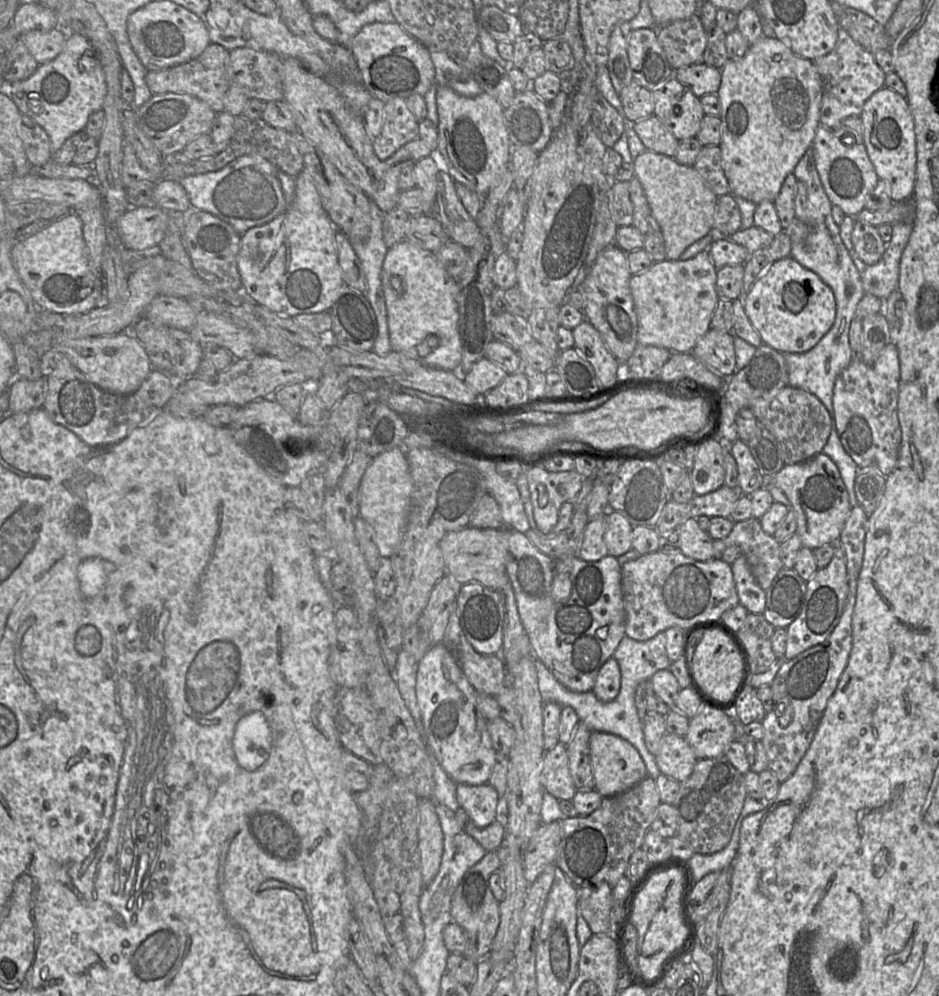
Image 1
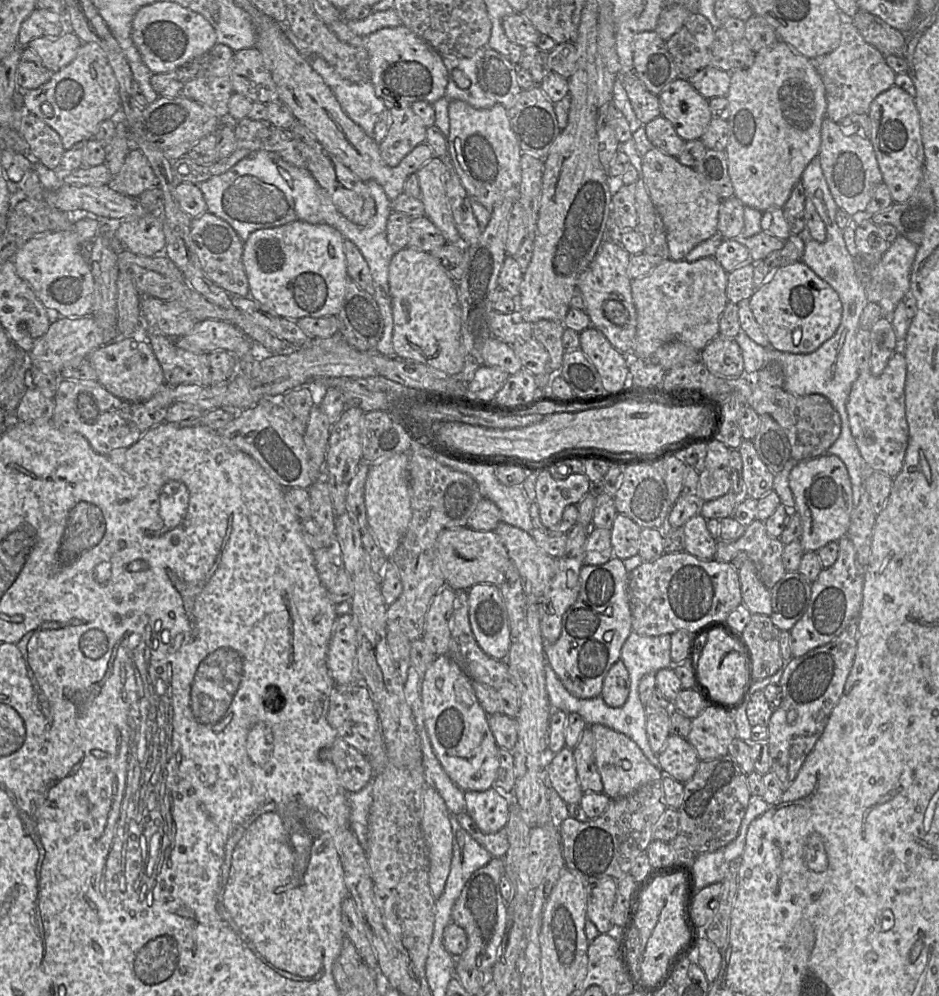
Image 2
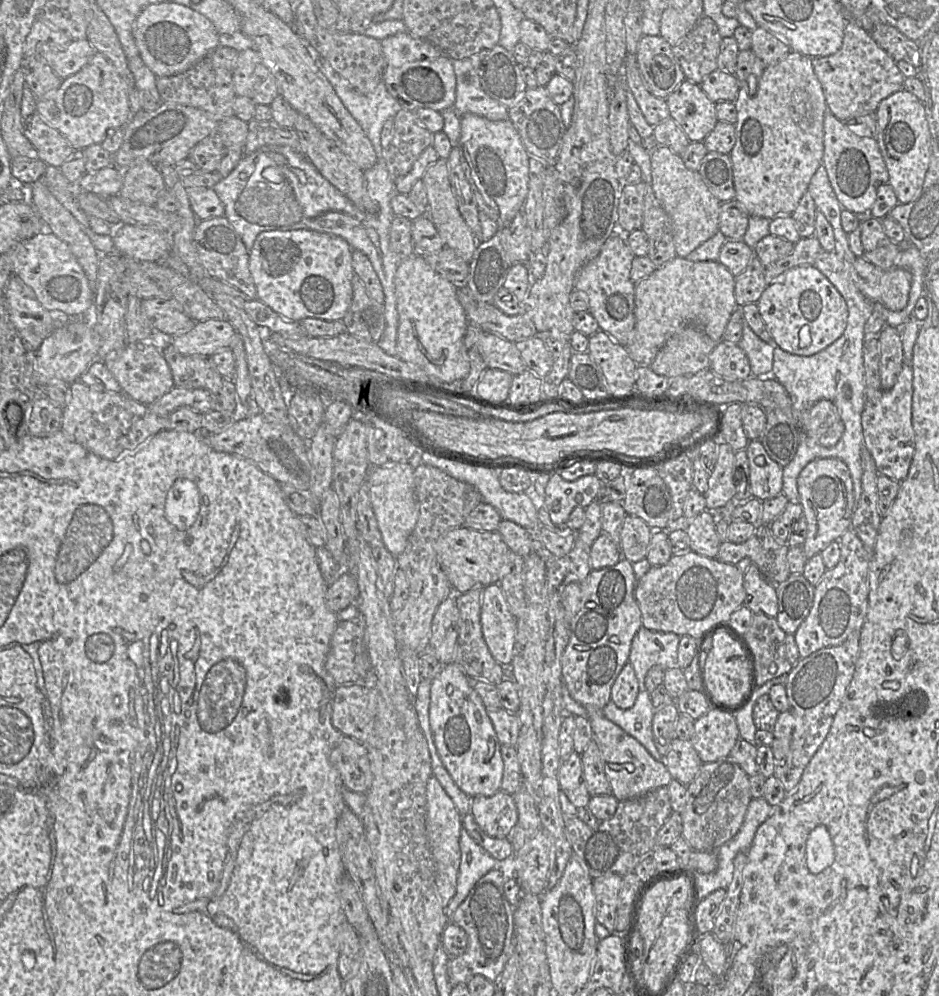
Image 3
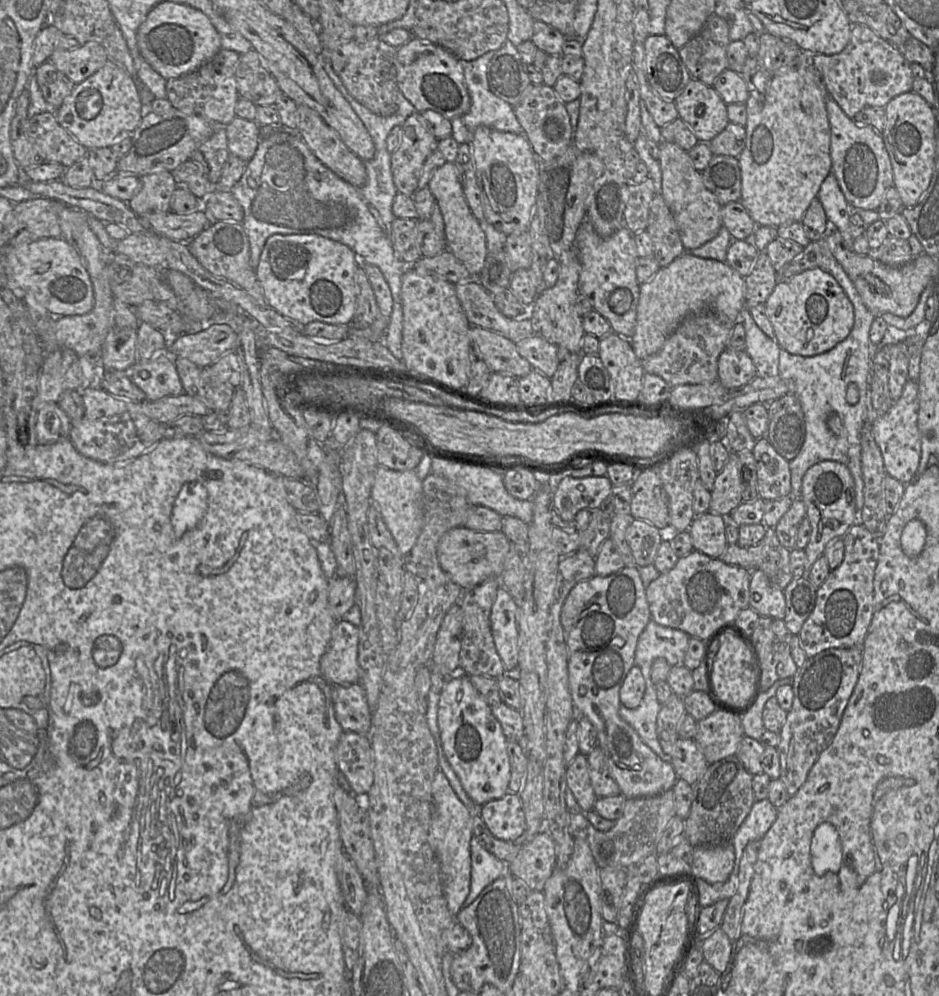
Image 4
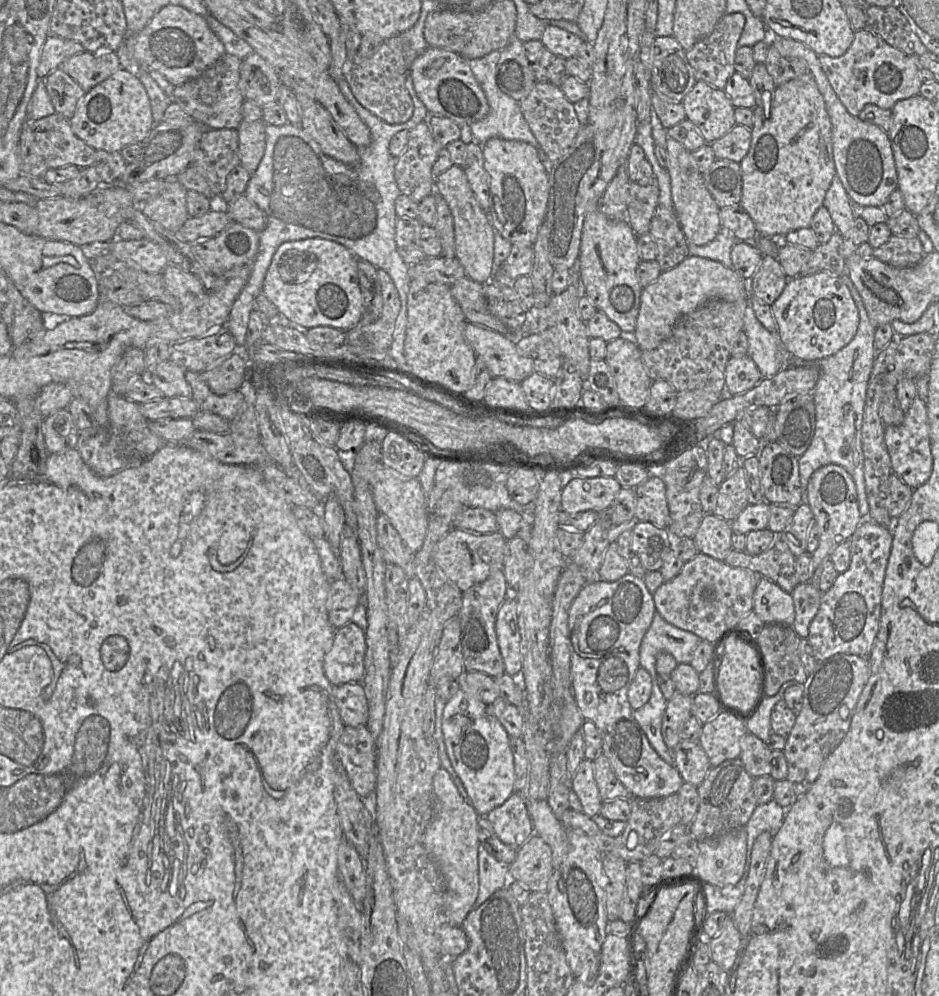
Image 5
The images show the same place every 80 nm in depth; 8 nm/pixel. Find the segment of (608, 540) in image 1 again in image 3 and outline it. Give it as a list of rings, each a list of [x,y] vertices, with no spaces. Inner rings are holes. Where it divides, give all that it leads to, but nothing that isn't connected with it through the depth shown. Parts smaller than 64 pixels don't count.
[[[626,515],[621,530],[622,557],[631,563],[646,559],[652,533],[653,529],[643,519]]]

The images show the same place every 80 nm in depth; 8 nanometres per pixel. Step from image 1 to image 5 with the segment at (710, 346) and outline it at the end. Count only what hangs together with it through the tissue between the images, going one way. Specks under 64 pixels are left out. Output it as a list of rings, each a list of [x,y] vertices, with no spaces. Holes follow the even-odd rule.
[[[749,356],[730,357],[725,368],[726,393],[732,396],[745,393],[755,387],[762,378]]]

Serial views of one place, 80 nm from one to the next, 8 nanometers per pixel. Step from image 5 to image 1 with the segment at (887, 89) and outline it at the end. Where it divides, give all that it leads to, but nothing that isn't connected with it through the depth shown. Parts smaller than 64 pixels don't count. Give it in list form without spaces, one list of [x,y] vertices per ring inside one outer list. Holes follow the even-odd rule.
[[[839,28],[835,47],[827,54],[812,59],[822,82],[820,125],[834,128],[844,118],[860,115],[865,102],[877,90],[885,87],[886,73],[877,64],[874,55],[842,28]]]

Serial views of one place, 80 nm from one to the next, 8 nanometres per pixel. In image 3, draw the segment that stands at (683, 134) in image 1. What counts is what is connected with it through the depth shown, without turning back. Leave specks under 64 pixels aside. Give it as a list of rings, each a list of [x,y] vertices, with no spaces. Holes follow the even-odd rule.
[[[689,79],[666,98],[670,117],[683,129],[691,142],[704,141],[718,118],[716,102],[708,97],[700,84]]]

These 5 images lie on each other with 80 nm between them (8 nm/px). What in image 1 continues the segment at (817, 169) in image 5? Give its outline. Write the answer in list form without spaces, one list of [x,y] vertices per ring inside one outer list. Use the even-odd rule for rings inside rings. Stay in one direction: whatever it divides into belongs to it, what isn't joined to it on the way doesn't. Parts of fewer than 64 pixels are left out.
[[[763,35],[757,39],[746,55],[739,60],[729,59],[721,70],[721,85],[717,92],[721,103],[721,142],[719,148],[721,150],[722,168],[730,186],[730,195],[739,196],[756,205],[763,201],[774,202],[781,191],[783,183],[794,169],[803,155],[812,148],[817,128],[820,125],[820,106],[822,101],[822,82],[812,59],[802,58],[796,55],[787,45],[775,37]]]

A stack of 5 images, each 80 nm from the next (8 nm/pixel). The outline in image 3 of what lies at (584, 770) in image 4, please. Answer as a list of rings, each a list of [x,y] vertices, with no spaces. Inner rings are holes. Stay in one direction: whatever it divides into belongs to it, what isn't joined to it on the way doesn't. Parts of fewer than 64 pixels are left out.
[[[572,752],[567,760],[562,761],[558,770],[560,790],[576,808],[585,808],[591,798],[583,776],[580,754]]]

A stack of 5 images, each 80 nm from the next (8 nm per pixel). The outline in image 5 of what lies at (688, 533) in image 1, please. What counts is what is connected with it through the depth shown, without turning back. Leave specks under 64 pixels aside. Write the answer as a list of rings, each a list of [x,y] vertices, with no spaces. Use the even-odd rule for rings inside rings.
[[[706,513],[693,536],[698,552],[724,561],[731,552],[733,534],[731,523],[712,513]]]

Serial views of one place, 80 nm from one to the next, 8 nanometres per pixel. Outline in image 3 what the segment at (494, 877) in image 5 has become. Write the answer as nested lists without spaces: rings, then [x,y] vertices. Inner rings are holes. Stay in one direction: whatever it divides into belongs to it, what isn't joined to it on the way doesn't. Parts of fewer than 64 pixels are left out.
[[[462,828],[460,834],[461,862],[457,878],[456,893],[445,908],[448,917],[453,915],[458,906],[465,900],[475,883],[489,871],[503,867],[483,847]]]

